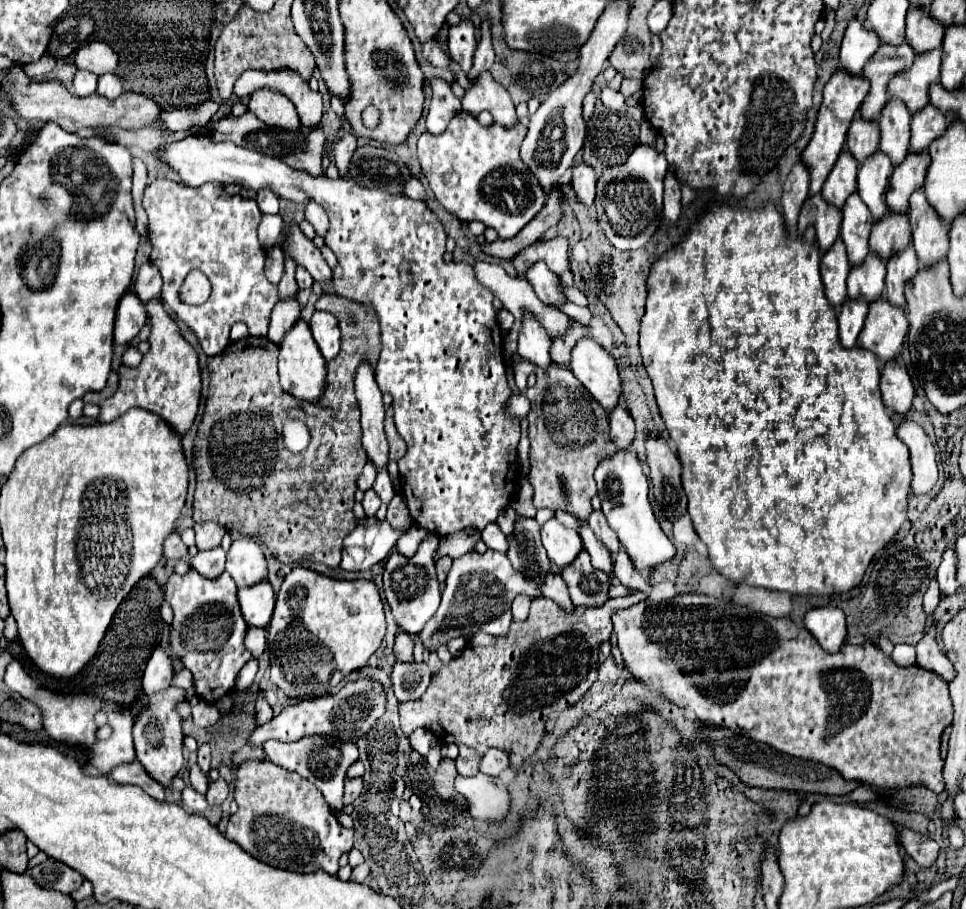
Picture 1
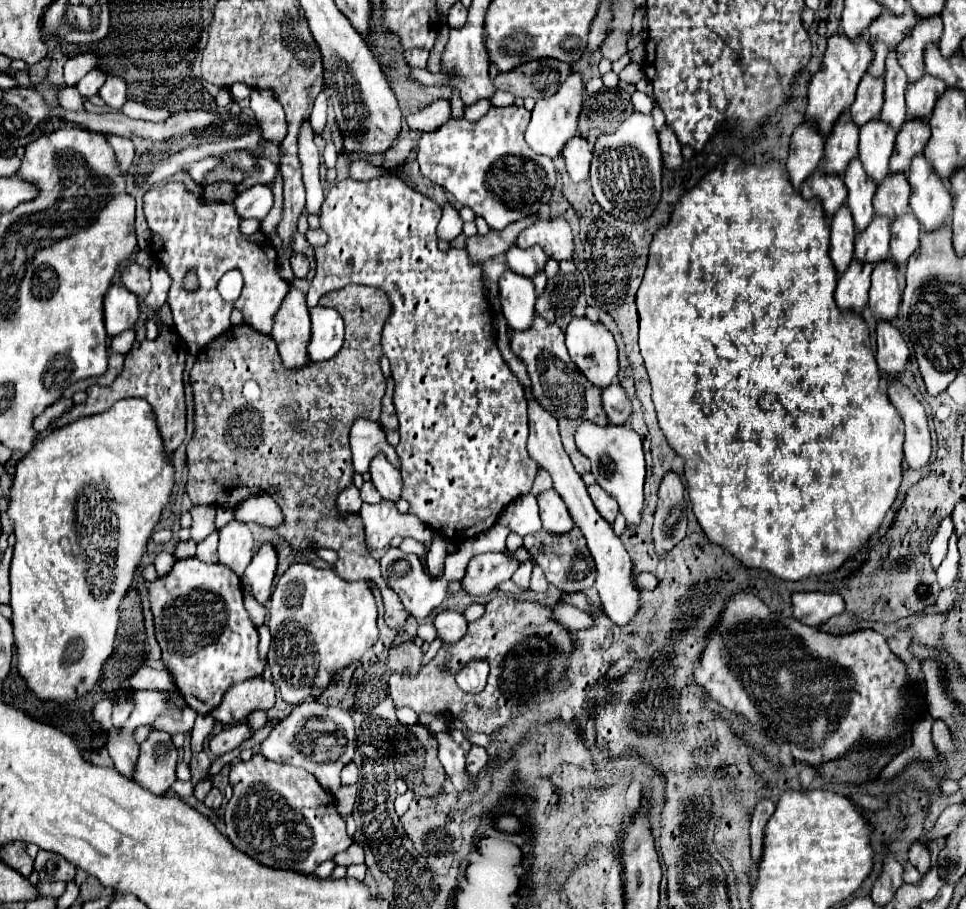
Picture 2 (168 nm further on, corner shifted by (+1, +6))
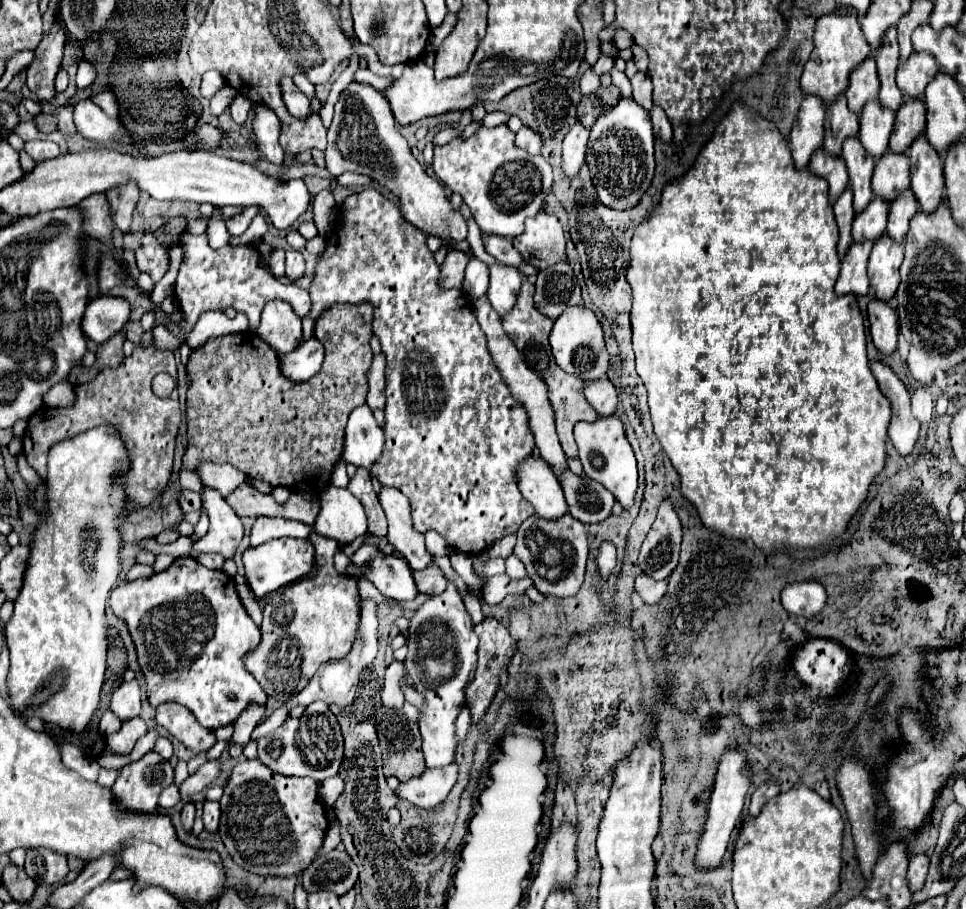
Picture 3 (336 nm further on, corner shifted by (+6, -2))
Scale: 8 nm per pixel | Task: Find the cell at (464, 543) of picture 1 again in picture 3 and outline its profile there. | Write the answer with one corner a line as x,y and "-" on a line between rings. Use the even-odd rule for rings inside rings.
364,543
352,557
350,557
350,563
352,565
362,565
366,559
370,559
370,557
374,557
374,555
385,555
384,553
380,553
374,545
370,545
370,543

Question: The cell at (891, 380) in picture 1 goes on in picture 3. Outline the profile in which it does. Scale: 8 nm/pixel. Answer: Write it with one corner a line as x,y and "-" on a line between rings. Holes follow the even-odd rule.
872,299
868,303
868,321
870,321
870,333
874,339
874,345
878,347
880,355
886,357
894,353
896,341
898,341
896,311
886,301

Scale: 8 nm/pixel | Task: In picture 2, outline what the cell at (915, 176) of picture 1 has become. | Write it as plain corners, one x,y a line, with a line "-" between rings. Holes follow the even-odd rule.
907,121
905,127
897,133
895,141
895,153
891,155
889,171
891,173
907,173
911,159
919,153
923,153
925,143
929,141
929,125
921,121

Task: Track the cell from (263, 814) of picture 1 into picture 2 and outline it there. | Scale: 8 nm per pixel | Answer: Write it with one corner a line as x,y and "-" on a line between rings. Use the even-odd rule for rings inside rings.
255,753
229,773
233,797
227,803
225,825
231,843
245,855
275,869
313,873
323,861
345,851
353,837
337,813
333,795
301,767
281,765

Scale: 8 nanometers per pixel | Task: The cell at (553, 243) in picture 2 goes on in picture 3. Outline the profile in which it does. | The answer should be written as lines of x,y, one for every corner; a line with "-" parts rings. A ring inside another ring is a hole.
540,211
536,217
526,219
526,231
522,235
514,237
512,241
514,241
516,251
520,251
520,255
524,255
524,261
534,265
536,269
550,267
550,265
554,265
566,257
566,253
564,253
566,251
566,237
564,237
562,225
560,225
558,217
554,217
546,211

